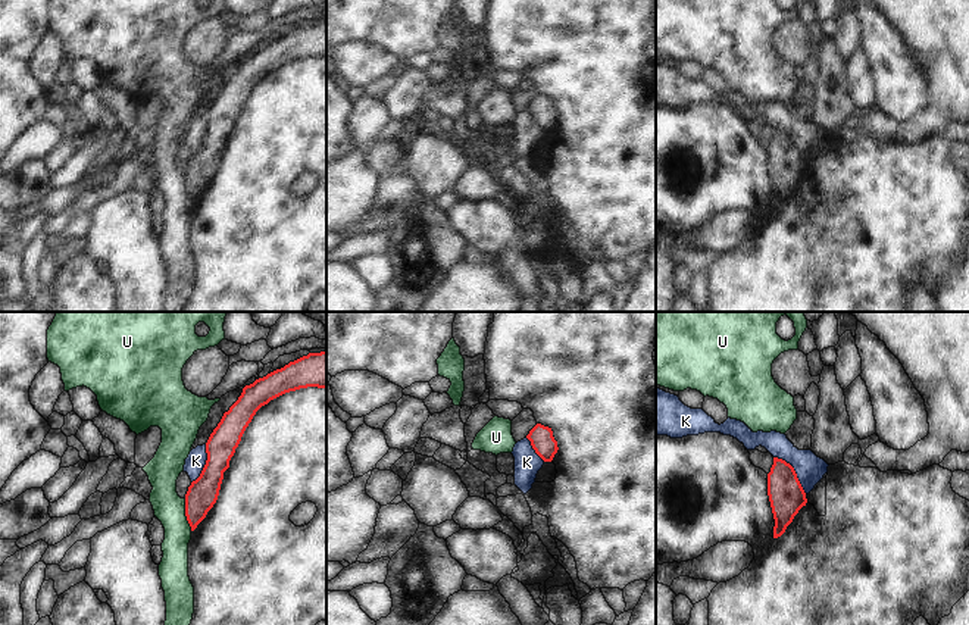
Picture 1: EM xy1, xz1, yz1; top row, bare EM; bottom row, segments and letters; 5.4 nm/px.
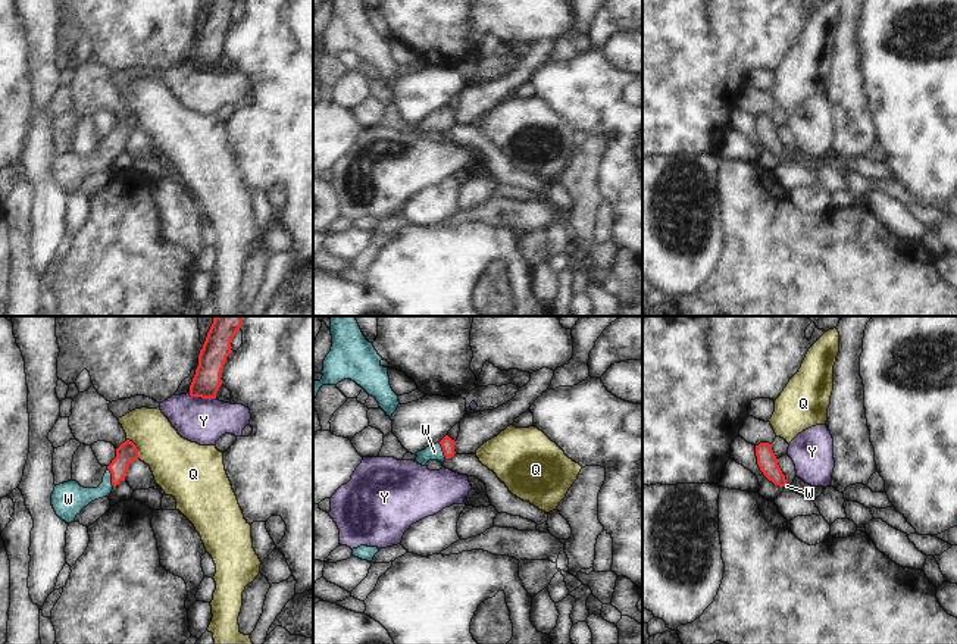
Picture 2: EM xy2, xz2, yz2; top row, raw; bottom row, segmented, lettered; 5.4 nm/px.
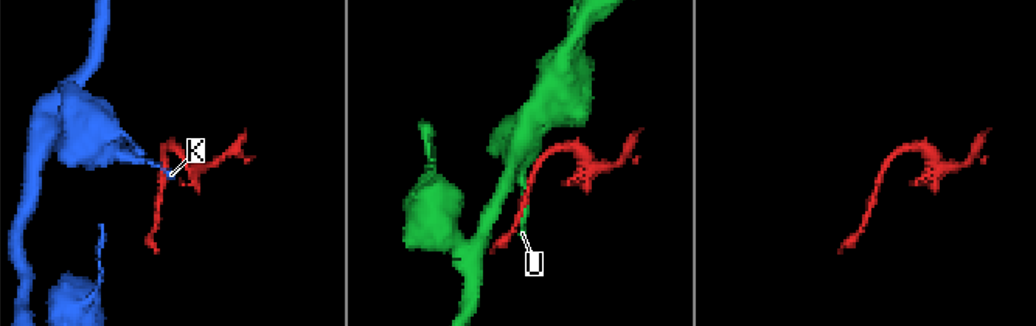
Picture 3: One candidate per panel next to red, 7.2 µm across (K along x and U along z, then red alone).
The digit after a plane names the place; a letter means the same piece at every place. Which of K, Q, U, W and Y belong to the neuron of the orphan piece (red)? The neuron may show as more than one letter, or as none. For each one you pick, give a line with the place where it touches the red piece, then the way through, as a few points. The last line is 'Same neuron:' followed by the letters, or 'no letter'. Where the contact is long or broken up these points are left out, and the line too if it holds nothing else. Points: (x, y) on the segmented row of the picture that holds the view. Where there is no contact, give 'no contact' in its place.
W: meets red in xy2 at (112, 477); runs through xy2 (127, 452), (112, 477), (97, 493), (72, 497)
Same neuron: W

